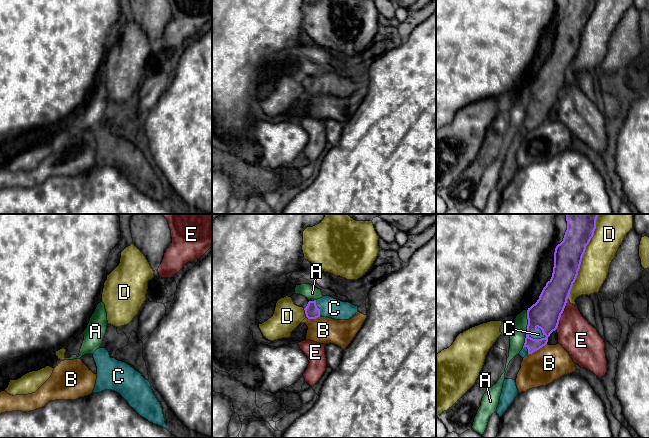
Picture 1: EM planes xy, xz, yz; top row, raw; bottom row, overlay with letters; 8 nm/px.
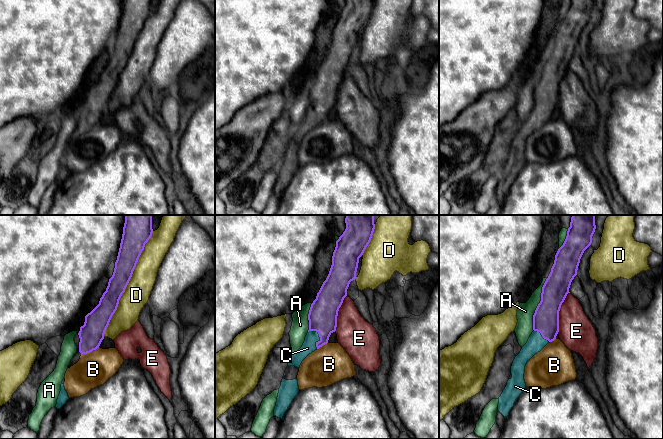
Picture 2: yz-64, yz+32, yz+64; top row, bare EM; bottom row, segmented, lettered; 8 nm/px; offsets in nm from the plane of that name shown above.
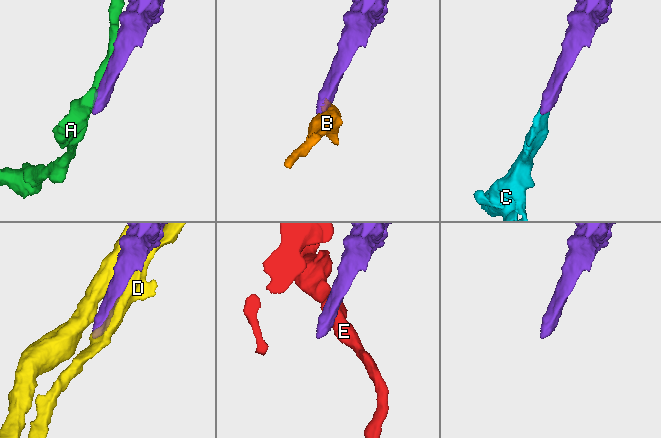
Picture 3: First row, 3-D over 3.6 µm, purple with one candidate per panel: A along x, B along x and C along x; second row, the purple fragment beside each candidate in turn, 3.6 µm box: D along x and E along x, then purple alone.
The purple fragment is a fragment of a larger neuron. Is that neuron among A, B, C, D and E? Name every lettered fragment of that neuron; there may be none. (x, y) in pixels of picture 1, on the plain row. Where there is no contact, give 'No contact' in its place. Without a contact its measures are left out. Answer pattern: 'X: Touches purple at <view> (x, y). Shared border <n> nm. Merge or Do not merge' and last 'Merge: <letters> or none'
A: Touches purple at yz (527, 105). Shared border 300 nm. Do not merge
B: Touches purple at yz (537, 125). Shared border 180 nm. Do not merge
C: Touches purple at yz (537, 115). Shared border 150 nm. Merge
D: Touches purple at yz (581, 36). Shared border 650 nm. Do not merge
E: Touches purple at yz (561, 89). Shared border 280 nm. Do not merge
Merge: C

